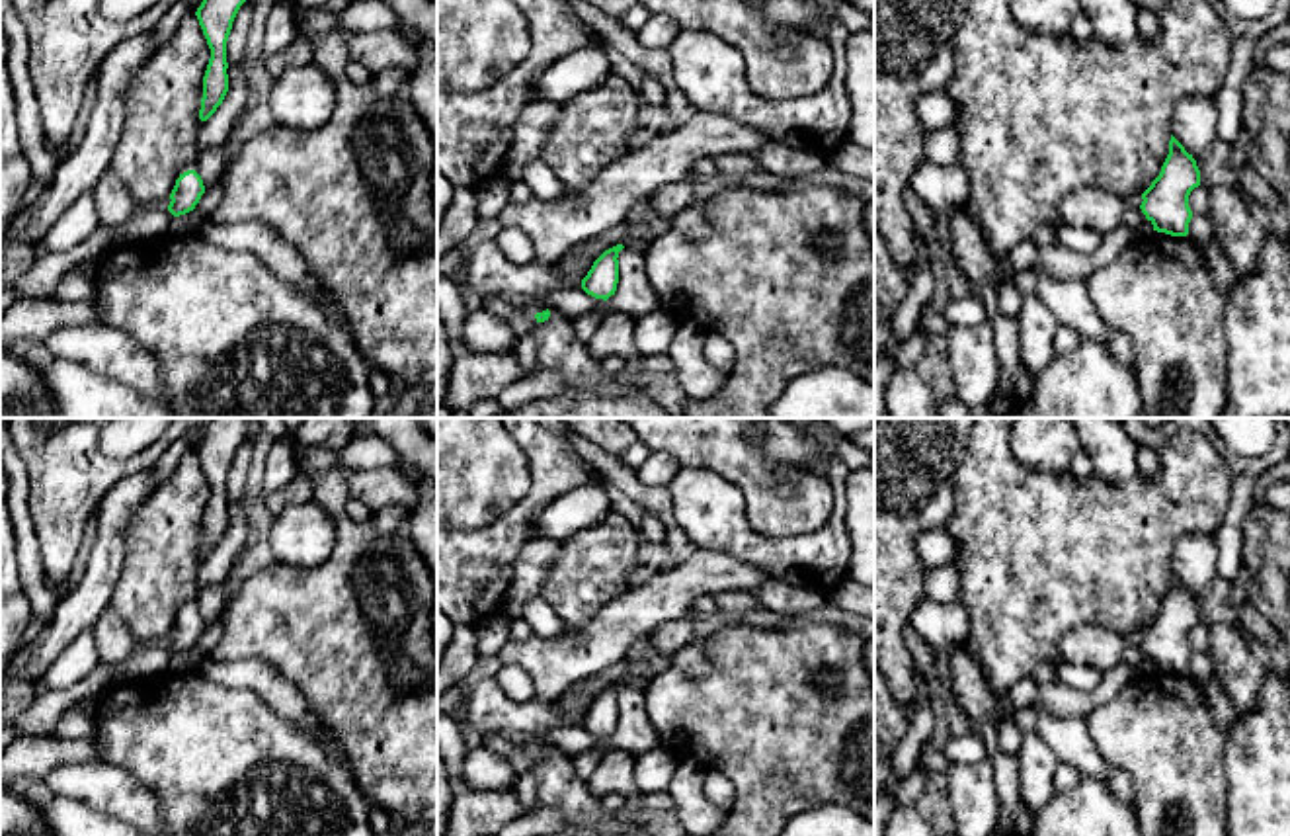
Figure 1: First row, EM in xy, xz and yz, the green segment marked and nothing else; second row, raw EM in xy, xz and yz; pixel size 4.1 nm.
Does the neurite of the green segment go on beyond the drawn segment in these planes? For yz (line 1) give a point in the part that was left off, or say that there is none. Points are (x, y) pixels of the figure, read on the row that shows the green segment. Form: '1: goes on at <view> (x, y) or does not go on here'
1: does not go on here

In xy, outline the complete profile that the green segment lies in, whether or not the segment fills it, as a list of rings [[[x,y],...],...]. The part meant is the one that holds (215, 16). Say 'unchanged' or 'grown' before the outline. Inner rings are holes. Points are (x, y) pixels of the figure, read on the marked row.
unchanged; [[[203,0],[195,12],[211,49],[211,59],[203,76],[201,121],[207,121],[217,111],[228,92],[226,41],[232,21],[244,2],[246,0]]]

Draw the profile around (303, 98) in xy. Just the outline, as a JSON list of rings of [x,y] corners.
[[[316,64],[285,70],[273,78],[269,109],[277,127],[314,131],[322,127],[338,102],[338,86]]]

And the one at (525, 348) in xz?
[[[533,332],[519,336],[515,342],[513,355],[521,367],[523,377],[529,377],[535,373],[537,348],[539,348],[539,344],[537,344],[537,336]]]

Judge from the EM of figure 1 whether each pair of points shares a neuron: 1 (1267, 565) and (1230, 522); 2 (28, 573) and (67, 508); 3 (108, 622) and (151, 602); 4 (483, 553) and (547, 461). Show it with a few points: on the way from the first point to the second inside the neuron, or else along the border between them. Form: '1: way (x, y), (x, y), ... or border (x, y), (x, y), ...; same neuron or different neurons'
1: border (1253, 502), (1244, 524), (1240, 567); different neurons
2: border (28, 506), (47, 583); different neurons
3: border (108, 606), (139, 639); different neurons
4: way (506, 530), (547, 485); same neuron

